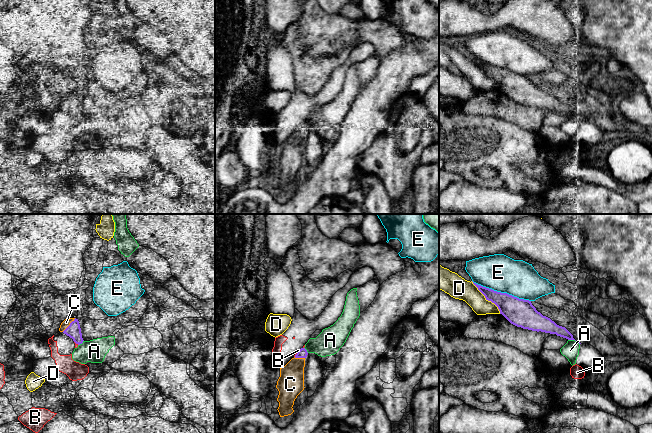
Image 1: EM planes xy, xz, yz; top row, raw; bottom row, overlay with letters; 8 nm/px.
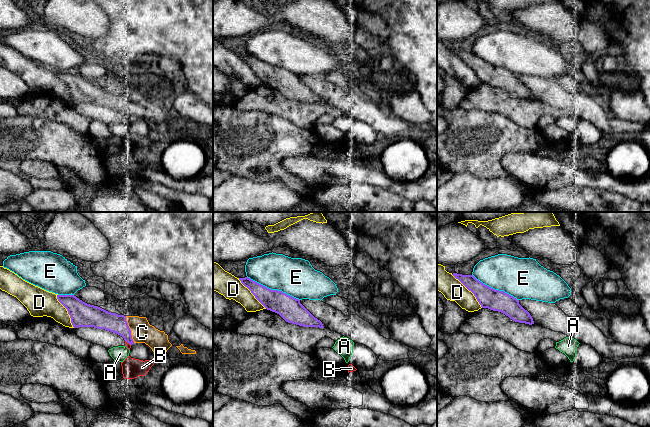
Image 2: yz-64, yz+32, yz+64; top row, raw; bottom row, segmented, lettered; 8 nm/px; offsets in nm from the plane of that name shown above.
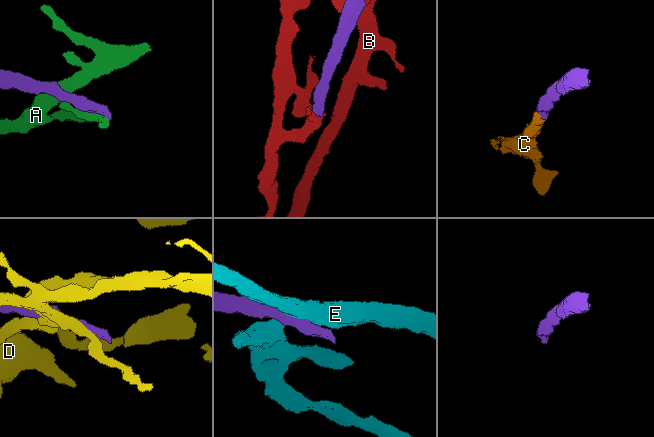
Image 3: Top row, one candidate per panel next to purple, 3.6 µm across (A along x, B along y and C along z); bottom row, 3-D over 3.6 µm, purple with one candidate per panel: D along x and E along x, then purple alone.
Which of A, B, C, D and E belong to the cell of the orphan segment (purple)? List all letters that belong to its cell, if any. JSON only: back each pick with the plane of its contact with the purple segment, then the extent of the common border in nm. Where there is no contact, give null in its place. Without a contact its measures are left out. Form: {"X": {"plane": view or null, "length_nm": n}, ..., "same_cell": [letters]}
{"C": {"plane": "xy", "length_nm": 160}, "same_cell": ["C"]}

